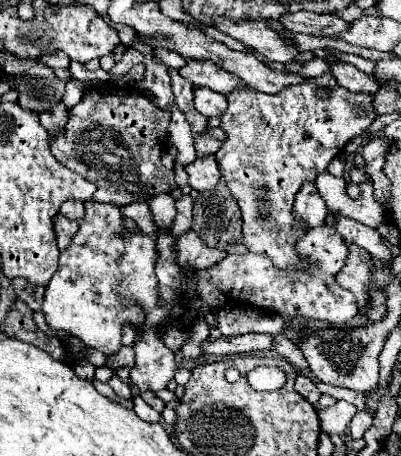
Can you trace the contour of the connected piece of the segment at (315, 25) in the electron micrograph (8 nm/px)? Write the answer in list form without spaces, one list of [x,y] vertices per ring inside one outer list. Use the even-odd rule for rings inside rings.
[[[300,10],[294,14],[284,12],[284,16],[280,16],[280,22],[290,32],[312,34],[312,36],[336,36],[350,28],[350,24],[346,24],[334,14],[314,14],[306,10]]]

